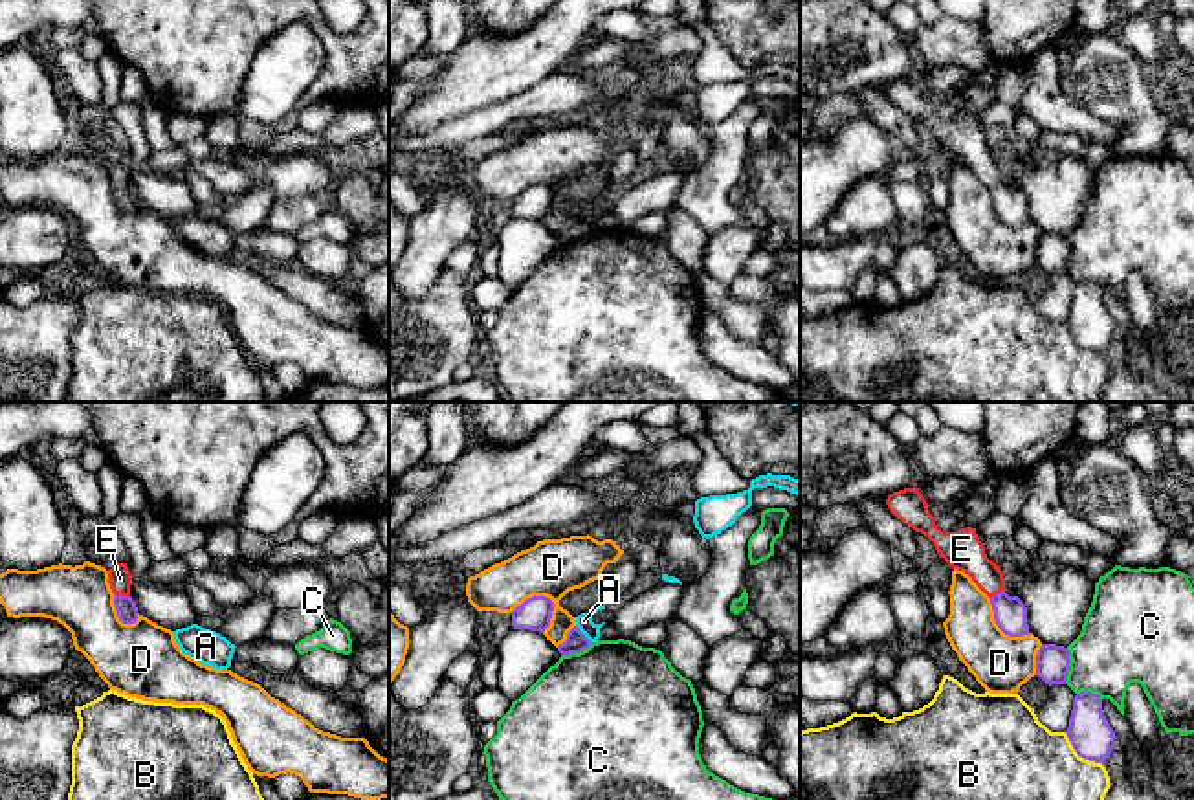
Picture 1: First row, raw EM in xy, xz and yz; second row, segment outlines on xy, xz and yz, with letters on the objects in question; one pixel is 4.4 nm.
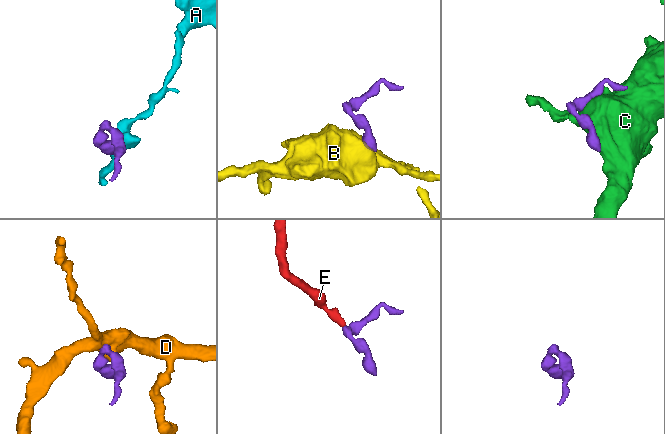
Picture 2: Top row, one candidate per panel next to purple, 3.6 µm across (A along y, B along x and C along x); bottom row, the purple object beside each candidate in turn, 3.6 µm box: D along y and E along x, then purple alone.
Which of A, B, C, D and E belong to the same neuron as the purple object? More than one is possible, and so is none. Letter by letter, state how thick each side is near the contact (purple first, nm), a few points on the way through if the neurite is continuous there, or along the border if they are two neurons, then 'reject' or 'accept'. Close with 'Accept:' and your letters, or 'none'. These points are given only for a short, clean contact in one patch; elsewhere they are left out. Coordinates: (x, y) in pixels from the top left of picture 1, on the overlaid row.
A: calibres 90 and 70 nm; reject
B: calibres 190 and 360 nm; border yz (1064, 733), (1081, 756), (1103, 766); reject
C: calibres 140 and 360 nm; reject
D: calibres 140 and 260 nm; reject
E: calibres 90 and 110 nm; way xy (127, 611), (120, 595), (120, 578); accept
Accept: E

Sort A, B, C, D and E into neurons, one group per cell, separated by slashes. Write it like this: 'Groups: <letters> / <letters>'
Groups: A / B / C / D / E

